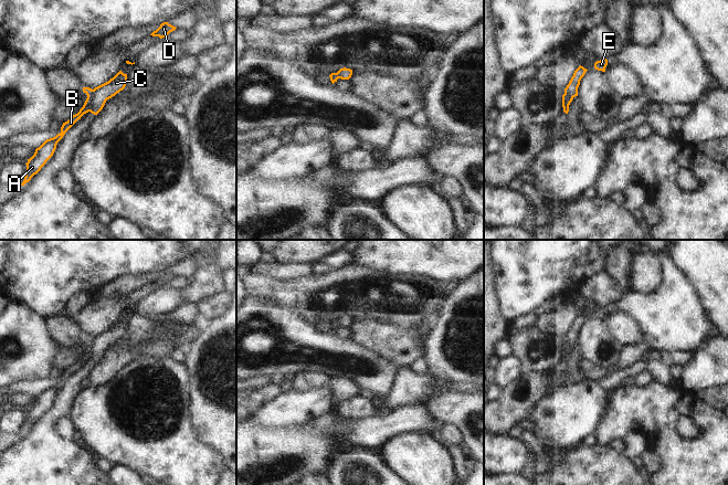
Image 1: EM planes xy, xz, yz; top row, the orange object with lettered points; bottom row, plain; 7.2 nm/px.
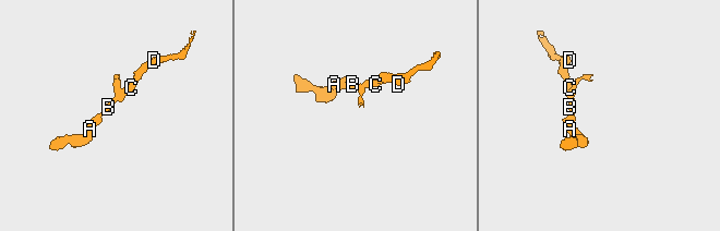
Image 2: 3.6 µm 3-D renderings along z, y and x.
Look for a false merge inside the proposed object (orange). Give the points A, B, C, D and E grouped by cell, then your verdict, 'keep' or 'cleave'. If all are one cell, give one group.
groups A B E / C D; cleave

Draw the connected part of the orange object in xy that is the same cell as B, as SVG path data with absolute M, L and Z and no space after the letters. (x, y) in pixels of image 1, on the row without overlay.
M83 335L83 339L87 342L87 346L80 357L80 359L73 362L67 369L63 370L61 375L61 380L55 384L46 387L39 396L35 397L34 402L28 407L27 419L23 430L20 433L24 433L31 428L31 425L36 422L41 415L46 411L46 409L53 403L57 390L63 386L65 380L78 368L81 365L89 359L91 356L91 342L92 336Z

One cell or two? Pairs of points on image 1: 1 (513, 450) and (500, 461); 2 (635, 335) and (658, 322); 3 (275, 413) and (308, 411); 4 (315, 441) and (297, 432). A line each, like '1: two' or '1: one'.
1: one
2: two
3: one
4: one

